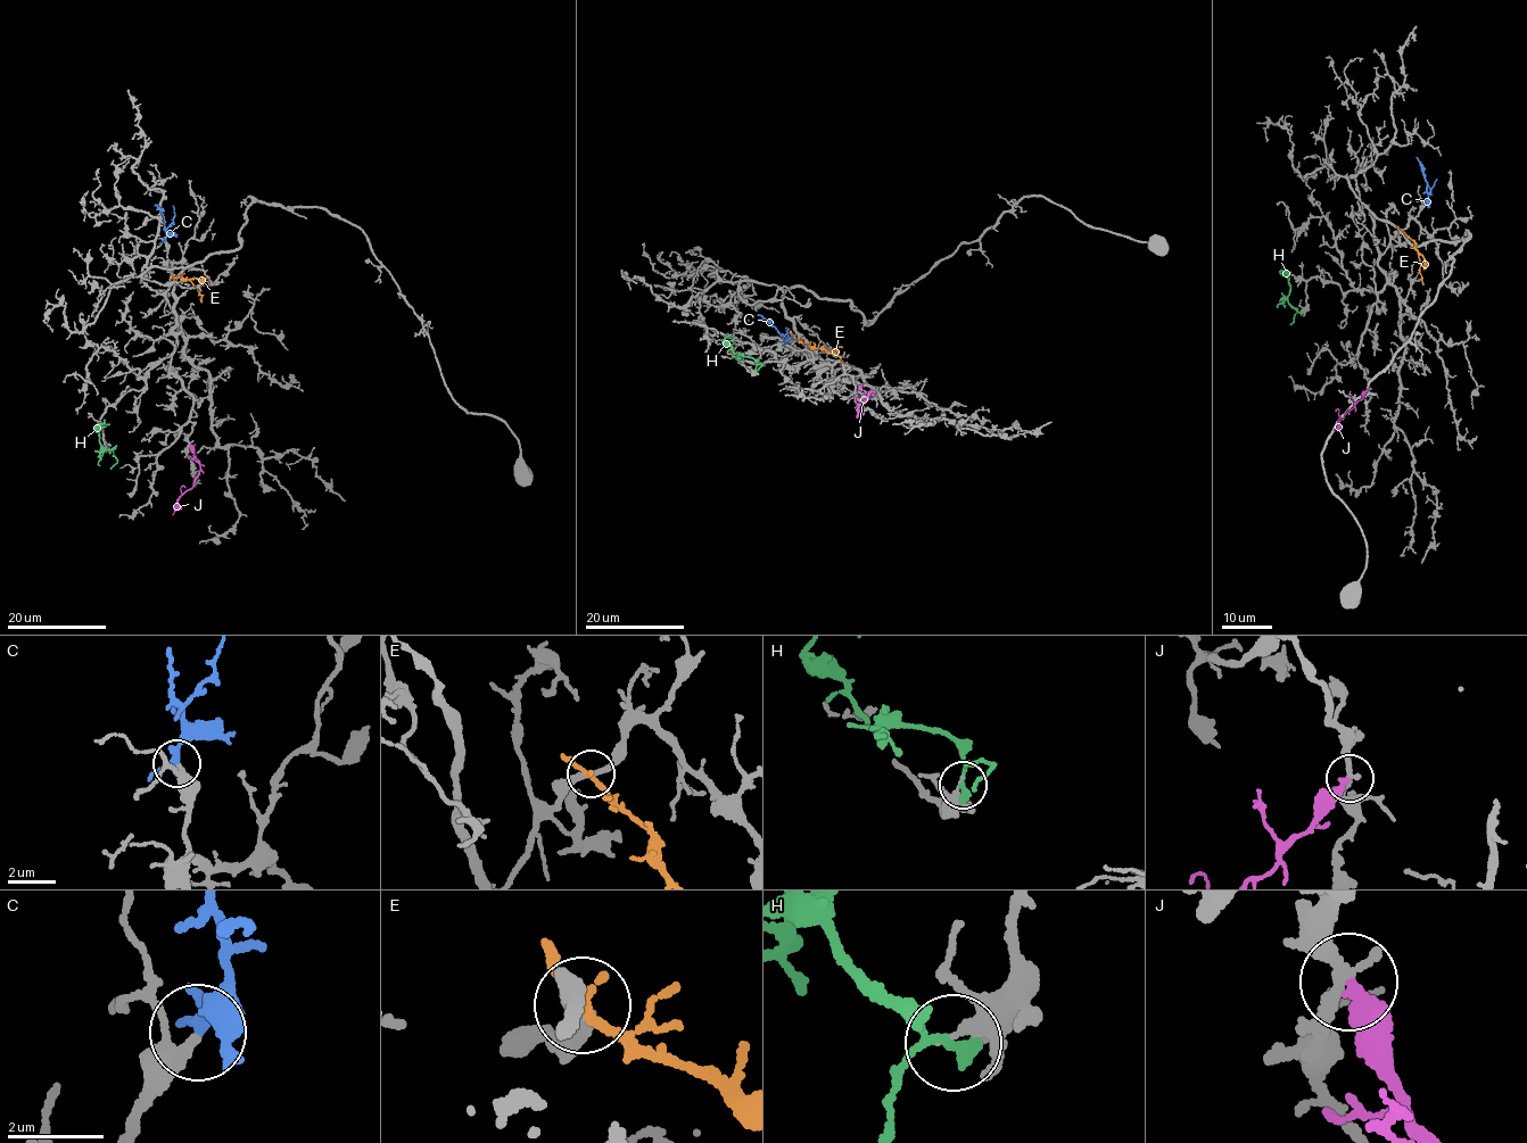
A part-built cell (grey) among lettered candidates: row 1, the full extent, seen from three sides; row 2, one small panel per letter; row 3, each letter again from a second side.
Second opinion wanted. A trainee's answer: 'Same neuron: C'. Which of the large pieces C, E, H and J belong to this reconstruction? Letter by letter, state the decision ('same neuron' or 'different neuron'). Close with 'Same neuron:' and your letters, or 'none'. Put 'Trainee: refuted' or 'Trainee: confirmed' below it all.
C: same neuron
E: different neuron
H: different neuron
J: different neuron
Same neuron: C
Trainee: confirmed

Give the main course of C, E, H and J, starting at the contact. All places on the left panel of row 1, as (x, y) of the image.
C: (165, 241), (162, 208), (155, 205)
E: (171, 278), (189, 280), (201, 301)
H: (110, 452), (113, 448), (106, 449), (99, 442), (100, 429), (96, 429), (106, 425)
J: (189, 444), (200, 465), (195, 483), (178, 499), (173, 514)

